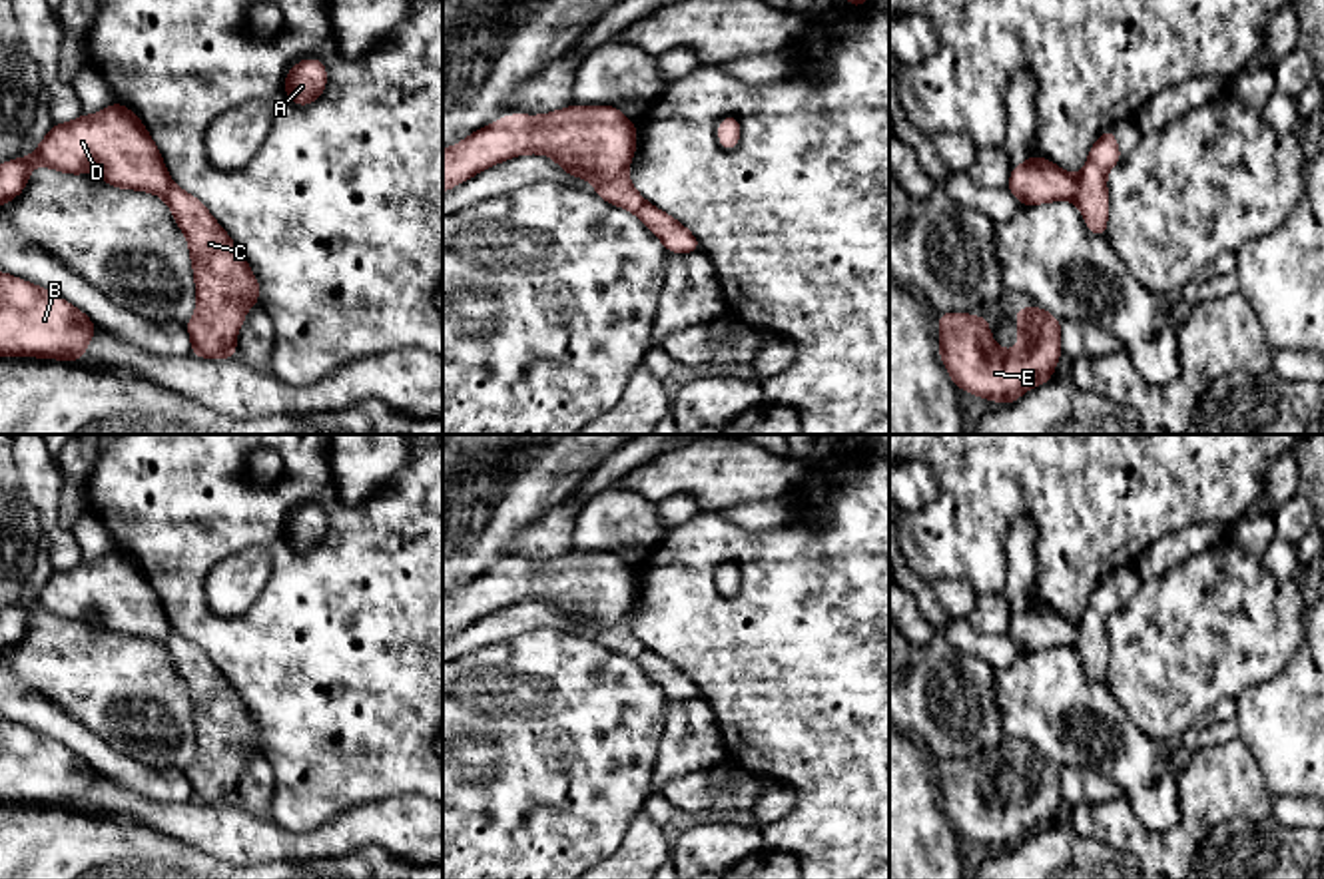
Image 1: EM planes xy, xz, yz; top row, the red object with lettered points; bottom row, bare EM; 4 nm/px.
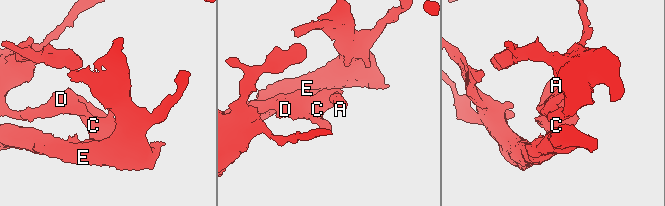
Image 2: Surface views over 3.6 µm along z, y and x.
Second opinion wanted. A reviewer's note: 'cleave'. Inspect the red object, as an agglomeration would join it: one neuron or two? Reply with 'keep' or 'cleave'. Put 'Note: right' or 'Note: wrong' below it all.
cleave
Note: right

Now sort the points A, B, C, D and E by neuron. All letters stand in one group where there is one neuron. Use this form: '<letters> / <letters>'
A B C E / D

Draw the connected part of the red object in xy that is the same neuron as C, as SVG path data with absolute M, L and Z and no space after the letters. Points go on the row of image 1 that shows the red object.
M173 181L162 193L187 237L197 309L185 323L189 353L201 359L237 357L235 337L249 305L259 305L259 281L209 209Z

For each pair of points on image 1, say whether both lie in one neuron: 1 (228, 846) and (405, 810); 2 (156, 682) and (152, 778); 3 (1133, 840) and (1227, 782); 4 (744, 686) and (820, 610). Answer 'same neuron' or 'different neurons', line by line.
1: same neuron
2: different neurons
3: same neuron
4: same neuron

